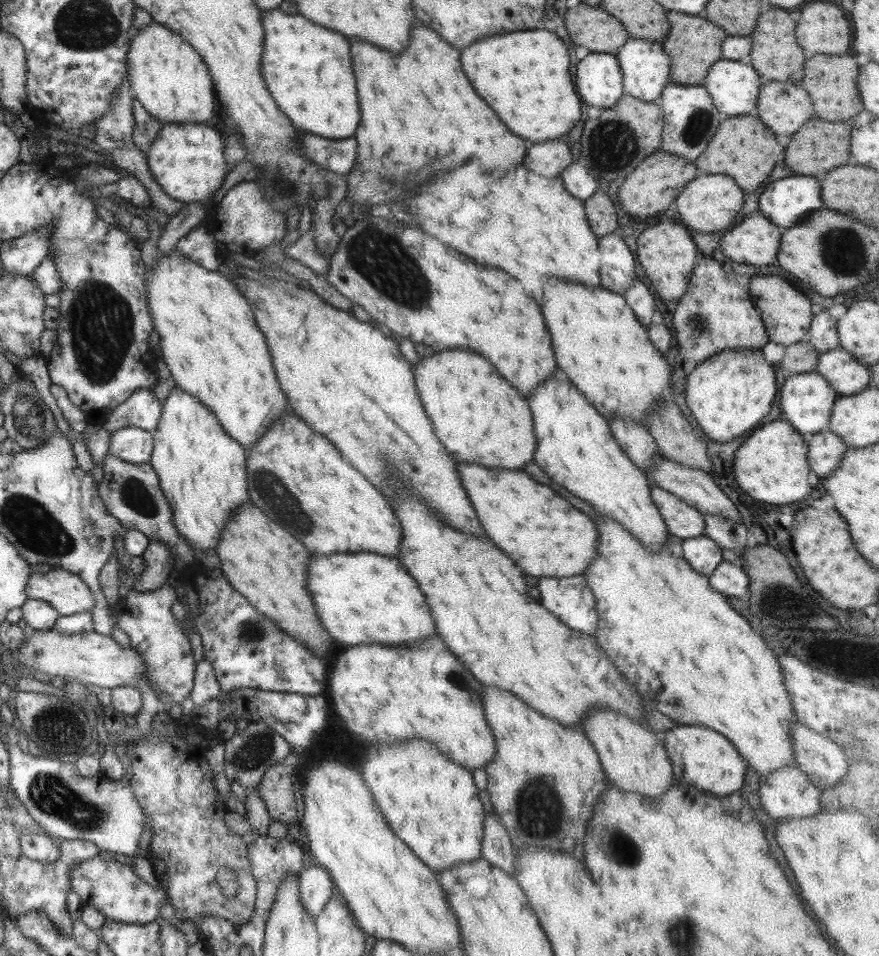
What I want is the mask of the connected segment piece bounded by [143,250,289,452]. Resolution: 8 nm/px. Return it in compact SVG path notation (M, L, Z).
M175 250L157 259L160 262L153 270L144 270L143 291L146 292L153 330L159 335L161 360L169 369L175 386L207 406L220 427L249 452L255 440L259 440L259 436L263 436L263 432L267 432L267 428L289 409L274 374L263 333L255 325L251 307L230 279L200 268Z

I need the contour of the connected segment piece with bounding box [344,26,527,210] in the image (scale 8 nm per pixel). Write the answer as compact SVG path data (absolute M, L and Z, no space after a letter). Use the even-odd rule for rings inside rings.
M413 26L409 46L399 54L391 56L371 44L349 40L351 62L357 80L357 100L360 110L359 126L355 129L355 169L345 175L347 192L344 200L351 206L368 210L377 204L401 203L405 196L411 196L419 182L427 182L439 172L447 172L455 164L463 164L469 158L481 162L483 172L505 172L507 168L521 164L525 156L525 140L513 136L487 108L487 104L473 92L461 66L459 52L445 44L435 32Z

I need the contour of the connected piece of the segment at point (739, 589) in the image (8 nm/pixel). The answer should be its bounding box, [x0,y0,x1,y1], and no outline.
[708,561,749,598]

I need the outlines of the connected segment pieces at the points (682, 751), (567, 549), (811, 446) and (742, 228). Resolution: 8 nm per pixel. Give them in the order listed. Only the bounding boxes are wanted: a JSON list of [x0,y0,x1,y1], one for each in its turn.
[[661,725,747,797],[457,464,597,578],[807,429,846,476],[721,212,781,266]]

